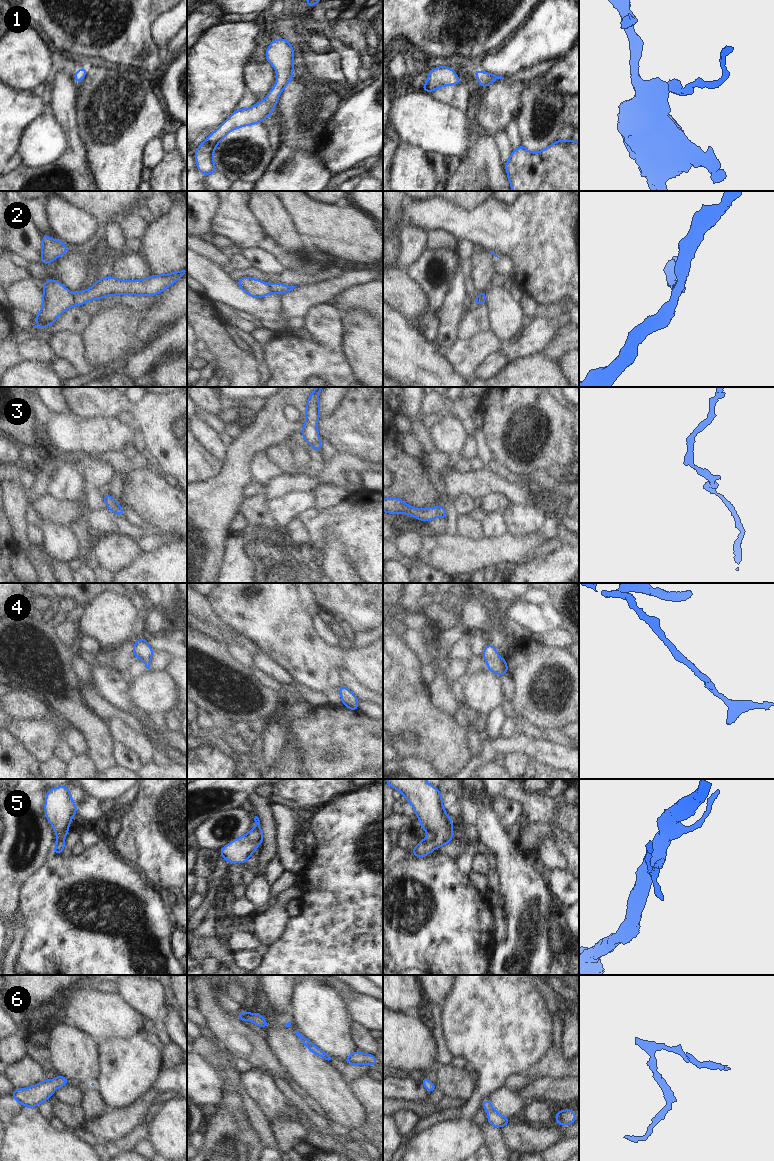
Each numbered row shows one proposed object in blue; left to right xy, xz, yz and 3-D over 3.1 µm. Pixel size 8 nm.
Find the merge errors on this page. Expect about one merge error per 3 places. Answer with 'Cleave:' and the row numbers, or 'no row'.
Cleave: 2

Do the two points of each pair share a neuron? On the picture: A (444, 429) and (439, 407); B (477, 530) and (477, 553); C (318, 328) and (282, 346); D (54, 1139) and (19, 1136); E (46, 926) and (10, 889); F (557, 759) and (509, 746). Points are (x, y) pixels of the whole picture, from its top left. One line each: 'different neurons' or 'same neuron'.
A: different neurons
B: different neurons
C: same neuron
D: same neuron
E: different neurons
F: same neuron

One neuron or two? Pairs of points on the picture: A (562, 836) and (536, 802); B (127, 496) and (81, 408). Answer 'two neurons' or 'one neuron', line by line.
A: one neuron
B: two neurons

